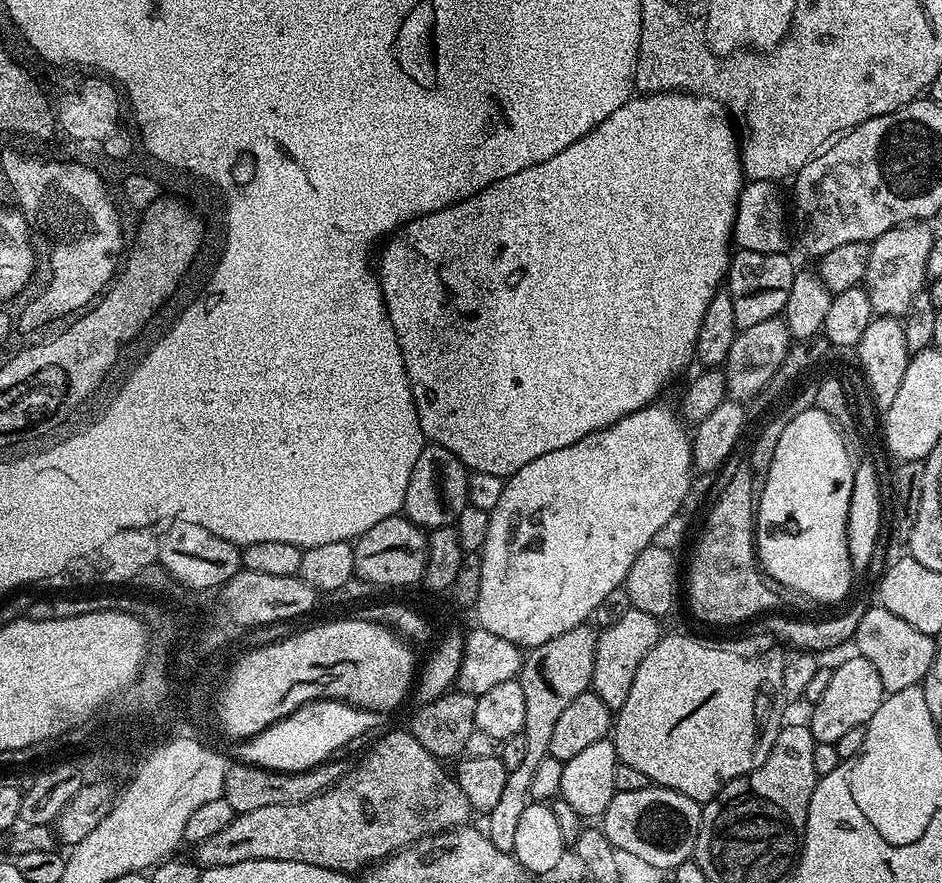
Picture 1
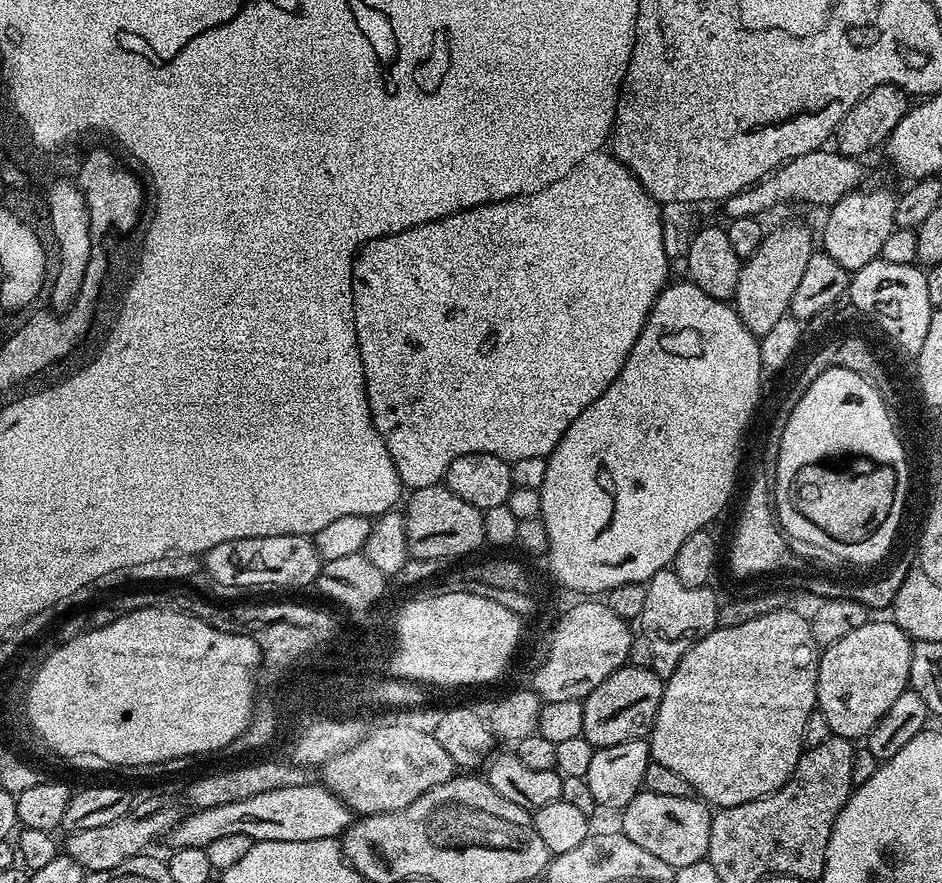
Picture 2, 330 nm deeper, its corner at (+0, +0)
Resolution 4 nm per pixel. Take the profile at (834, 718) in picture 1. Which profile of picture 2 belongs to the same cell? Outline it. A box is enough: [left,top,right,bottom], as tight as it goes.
[816,619,913,741]

